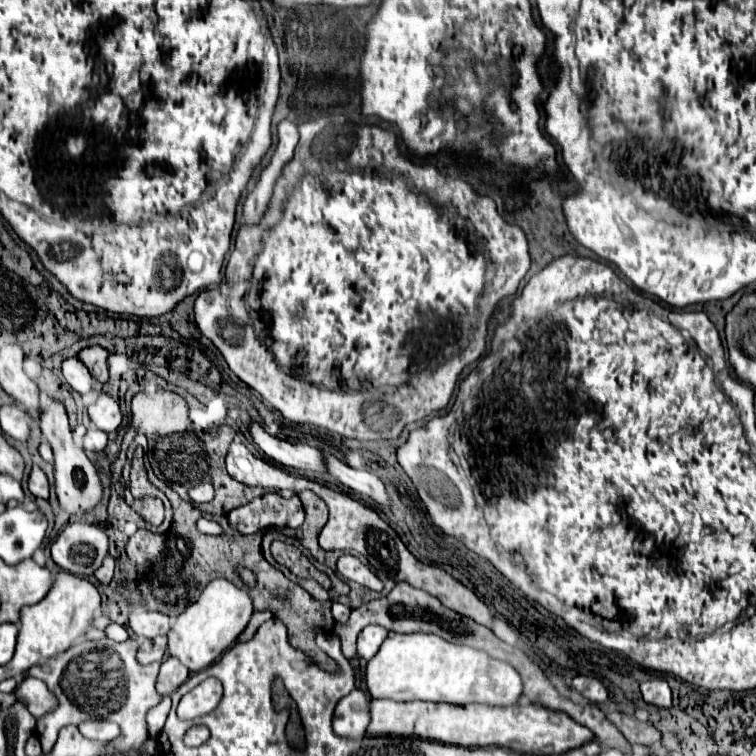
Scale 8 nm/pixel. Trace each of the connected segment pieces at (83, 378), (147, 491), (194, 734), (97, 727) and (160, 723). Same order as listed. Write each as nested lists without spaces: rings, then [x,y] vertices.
[[[76,356],[74,358],[66,358],[62,362],[62,374],[66,378],[66,382],[80,394],[86,394],[92,390],[92,376],[90,372],[86,370],[84,362],[78,360]]]
[[[136,448],[134,458],[132,458],[132,468],[130,468],[130,492],[132,492],[134,498],[156,496],[156,498],[160,498],[160,500],[166,504],[166,508],[168,508],[168,500],[166,500],[166,496],[164,496],[156,486],[152,486],[152,484],[148,482],[142,456],[144,456],[142,448]]]
[[[192,726],[184,736],[184,744],[186,746],[200,746],[200,744],[204,744],[208,740],[208,736],[210,734],[208,734],[208,730],[204,726]]]
[[[88,720],[88,722],[82,722],[78,728],[86,738],[92,738],[92,740],[106,742],[118,736],[118,726],[106,720]]]
[[[168,696],[148,712],[148,726],[150,726],[150,738],[152,740],[158,738],[158,734],[162,732],[168,712],[170,712],[170,698]]]

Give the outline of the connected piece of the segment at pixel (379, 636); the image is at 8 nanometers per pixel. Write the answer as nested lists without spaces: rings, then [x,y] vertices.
[[[366,626],[360,634],[358,634],[358,656],[364,658],[364,660],[370,660],[380,644],[384,642],[384,638],[388,636],[388,630],[382,628],[382,626]]]

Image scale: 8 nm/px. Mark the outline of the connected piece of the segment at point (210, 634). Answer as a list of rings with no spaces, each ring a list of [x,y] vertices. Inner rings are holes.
[[[216,578],[206,586],[206,590],[202,590],[200,598],[194,604],[178,614],[168,632],[168,654],[178,658],[190,672],[200,672],[216,662],[220,654],[236,642],[238,634],[246,628],[252,612],[252,600],[246,590],[236,588],[226,578]]]

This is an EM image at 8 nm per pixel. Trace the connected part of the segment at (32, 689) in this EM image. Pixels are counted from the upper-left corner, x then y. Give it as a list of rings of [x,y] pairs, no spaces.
[[[26,678],[20,684],[16,696],[26,702],[26,706],[34,718],[40,718],[42,714],[50,714],[58,704],[54,694],[50,694],[48,686],[38,678]]]

